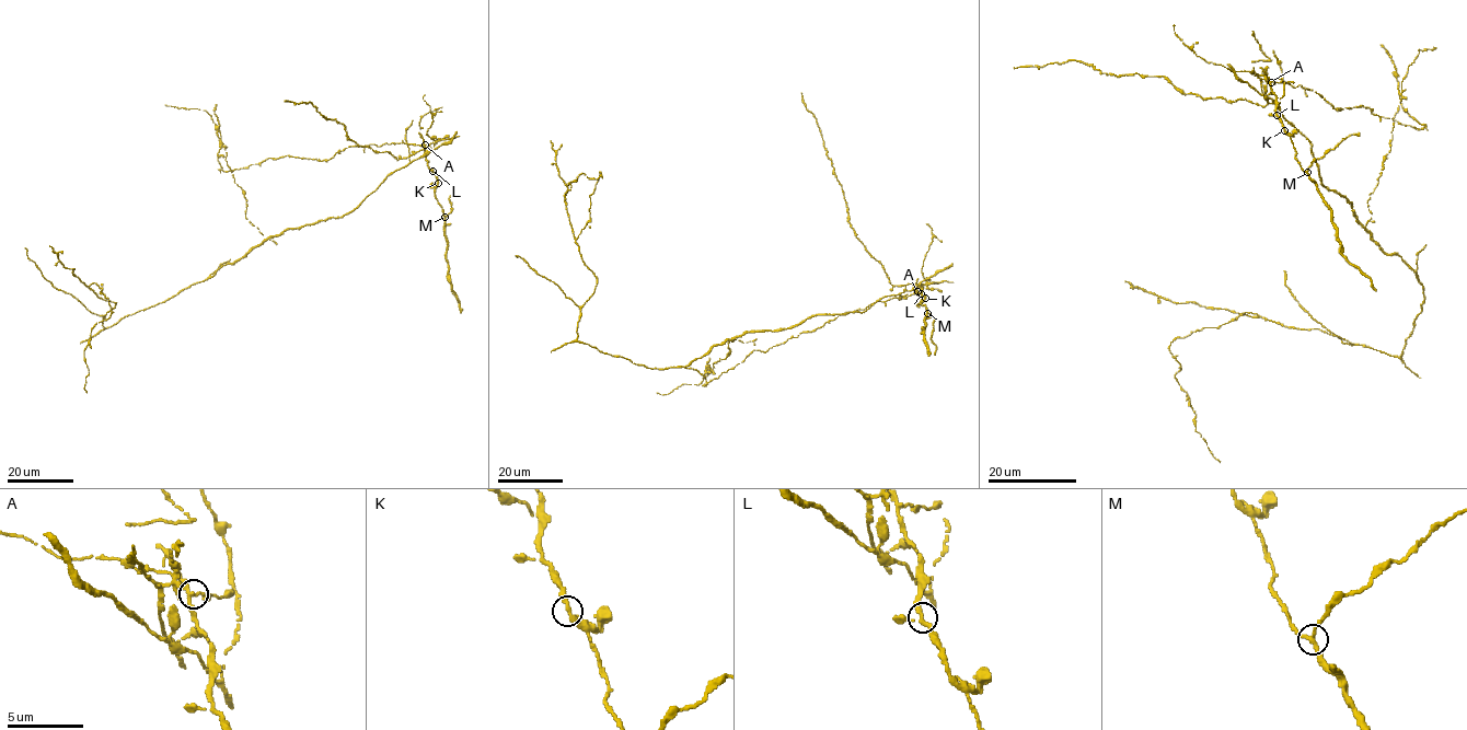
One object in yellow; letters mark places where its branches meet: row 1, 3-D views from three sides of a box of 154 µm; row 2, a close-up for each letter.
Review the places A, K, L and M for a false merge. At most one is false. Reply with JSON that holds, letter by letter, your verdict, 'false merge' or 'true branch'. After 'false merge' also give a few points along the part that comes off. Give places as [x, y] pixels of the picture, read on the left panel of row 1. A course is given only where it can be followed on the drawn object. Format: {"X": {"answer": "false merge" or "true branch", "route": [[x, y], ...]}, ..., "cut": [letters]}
{"A": {"answer": "false merge", "route": [[425, 145], [342, 217], [269, 235], [104, 328], [116, 302], [91, 284], [112, 313], [83, 351], [87, 393]]}, "K": {"answer": "true branch"}, "L": {"answer": "true branch"}, "M": {"answer": "true branch"}, "cut": ["A"]}

